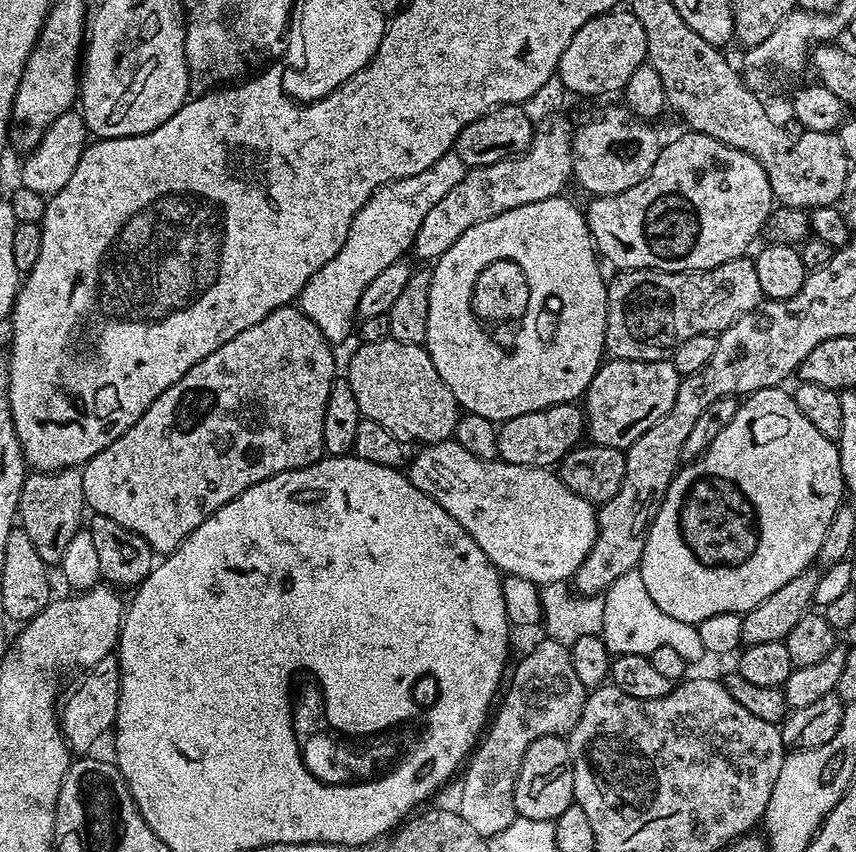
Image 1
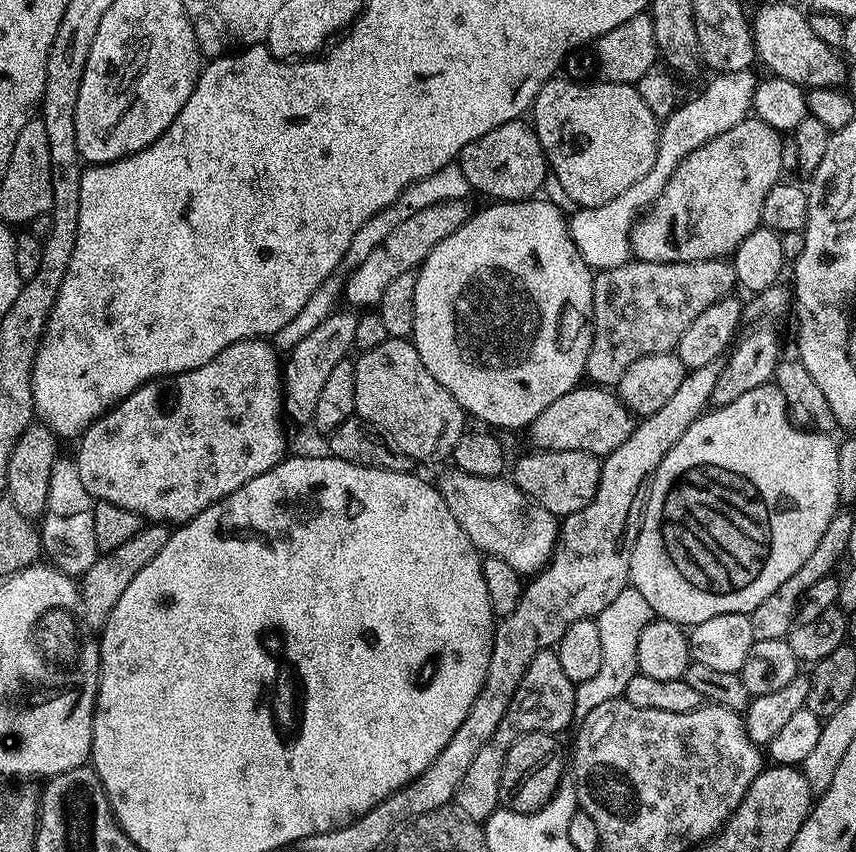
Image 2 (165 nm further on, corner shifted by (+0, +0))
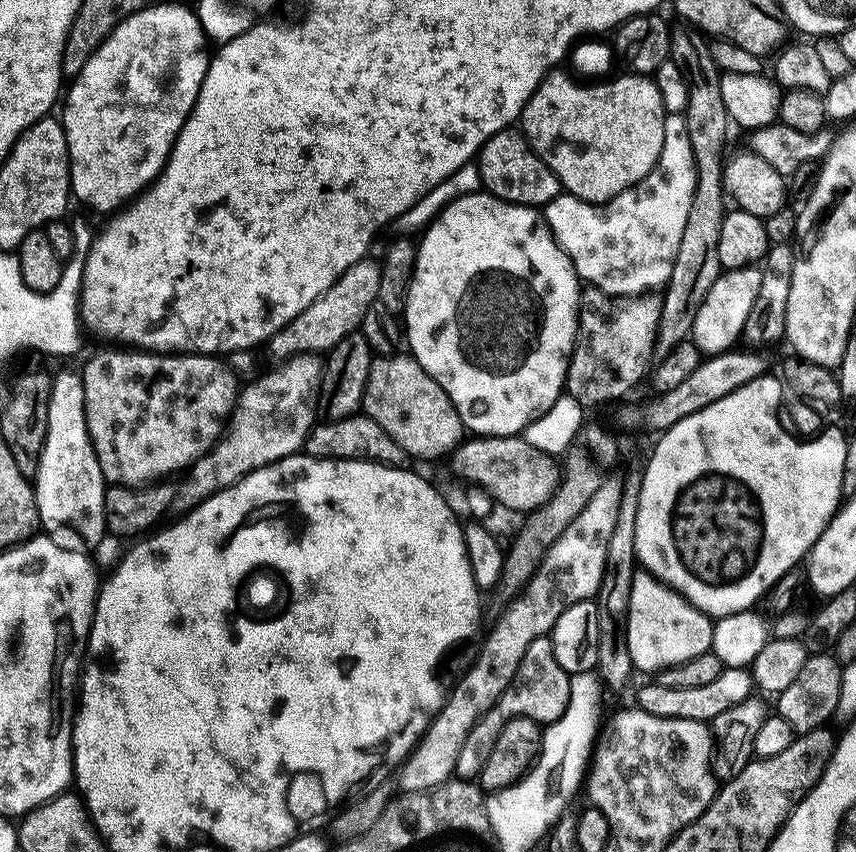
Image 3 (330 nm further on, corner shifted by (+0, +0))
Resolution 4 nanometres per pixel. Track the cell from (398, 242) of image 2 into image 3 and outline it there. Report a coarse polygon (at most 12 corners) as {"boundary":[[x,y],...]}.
{"boundary":[[360,260],[267,341],[276,358],[324,354],[378,300]]}

